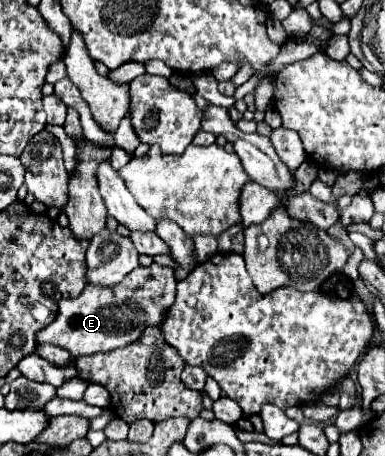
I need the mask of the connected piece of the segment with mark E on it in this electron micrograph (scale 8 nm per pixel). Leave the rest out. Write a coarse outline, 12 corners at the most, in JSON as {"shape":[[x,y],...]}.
{"shape":[[173,267],[61,299],[37,341],[73,357],[125,347],[175,301]]}

